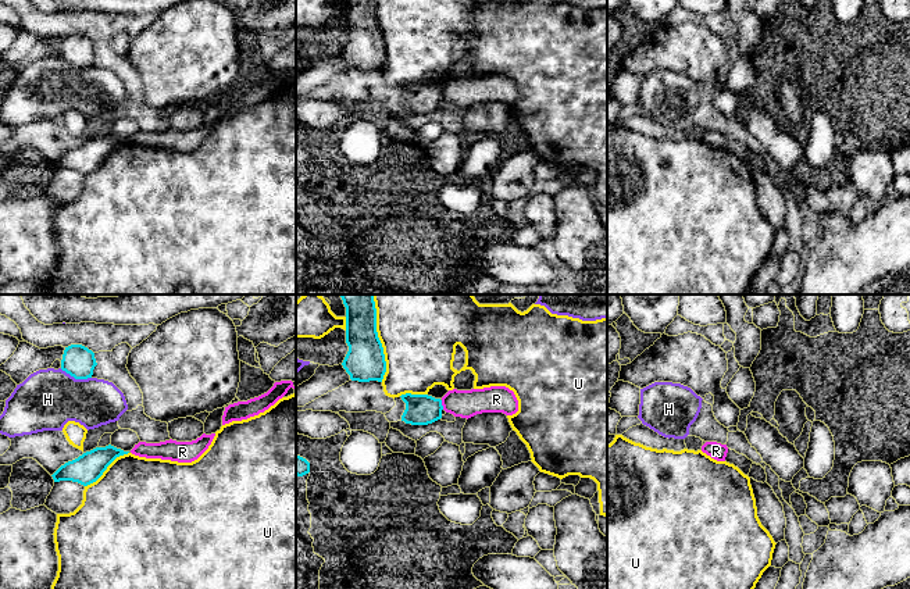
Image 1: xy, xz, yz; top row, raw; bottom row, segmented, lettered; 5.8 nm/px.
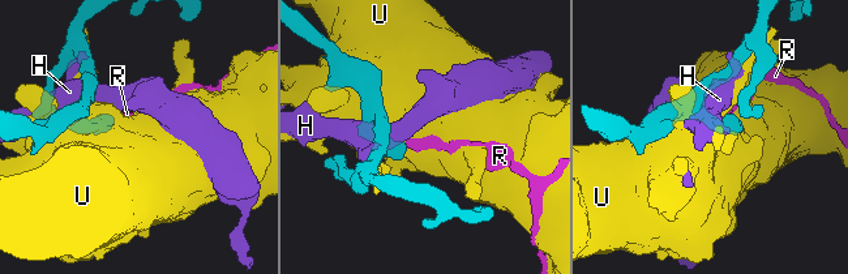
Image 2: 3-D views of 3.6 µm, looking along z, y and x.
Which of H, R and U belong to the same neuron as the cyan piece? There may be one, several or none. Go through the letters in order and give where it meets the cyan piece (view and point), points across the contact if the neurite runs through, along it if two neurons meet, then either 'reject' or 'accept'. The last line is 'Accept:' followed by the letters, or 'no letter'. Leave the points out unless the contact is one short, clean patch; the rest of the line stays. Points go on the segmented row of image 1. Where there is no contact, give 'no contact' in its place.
H: contact xy (75, 378); reject
R: contact xz (441, 404); border xz (441, 400), (443, 409); reject
U: contact xz (378, 338); reject
Accept: no letter

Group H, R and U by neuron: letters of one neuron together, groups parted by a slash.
H / R / U

